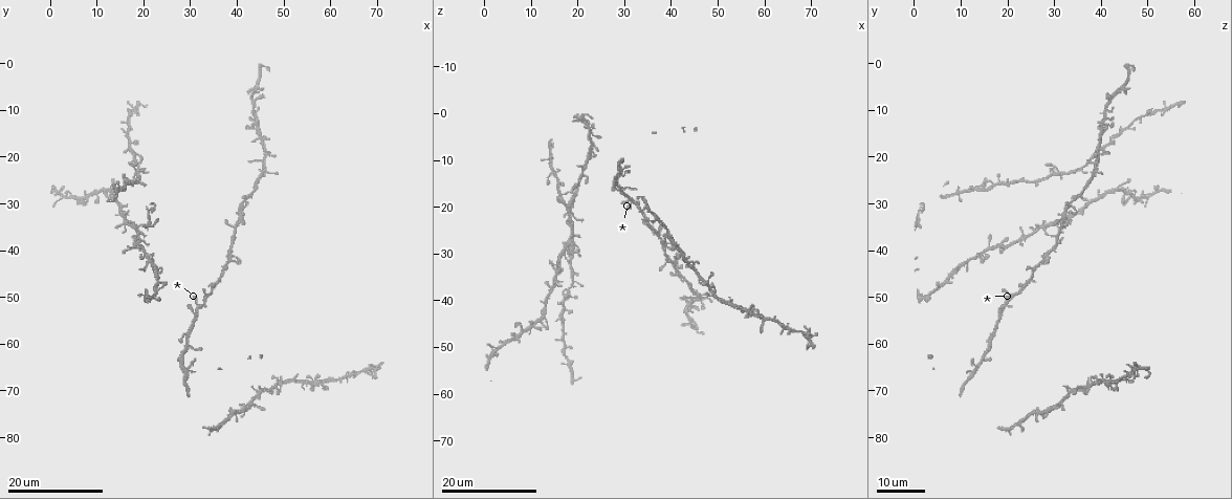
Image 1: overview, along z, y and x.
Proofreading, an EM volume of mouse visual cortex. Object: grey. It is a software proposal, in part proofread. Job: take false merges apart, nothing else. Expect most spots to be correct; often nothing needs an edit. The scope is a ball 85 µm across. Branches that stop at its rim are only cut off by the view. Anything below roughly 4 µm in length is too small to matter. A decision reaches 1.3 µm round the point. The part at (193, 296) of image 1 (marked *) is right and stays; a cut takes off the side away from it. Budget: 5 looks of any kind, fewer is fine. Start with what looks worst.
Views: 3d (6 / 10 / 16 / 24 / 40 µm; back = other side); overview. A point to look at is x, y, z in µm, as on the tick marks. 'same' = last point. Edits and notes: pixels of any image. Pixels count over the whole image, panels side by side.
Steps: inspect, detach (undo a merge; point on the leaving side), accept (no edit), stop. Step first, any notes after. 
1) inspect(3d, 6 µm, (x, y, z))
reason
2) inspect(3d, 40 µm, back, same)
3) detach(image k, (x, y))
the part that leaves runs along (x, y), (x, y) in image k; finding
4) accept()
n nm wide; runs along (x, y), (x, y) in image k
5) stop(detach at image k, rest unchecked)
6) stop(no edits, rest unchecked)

inspect(3d, 16 µm, (20.5, 42.0, 13.0))
two arms in line, one across

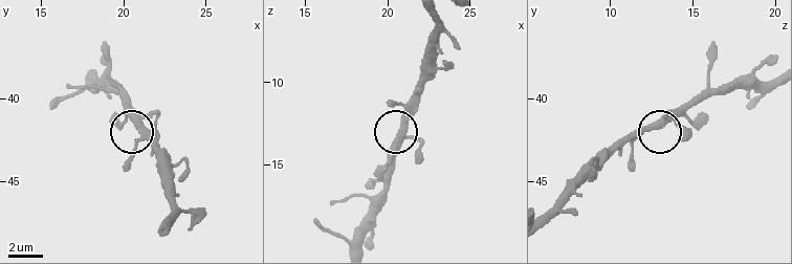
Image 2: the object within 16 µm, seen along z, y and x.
inspect(3d, 6 µm, (20.8, 41.4, 13.0))

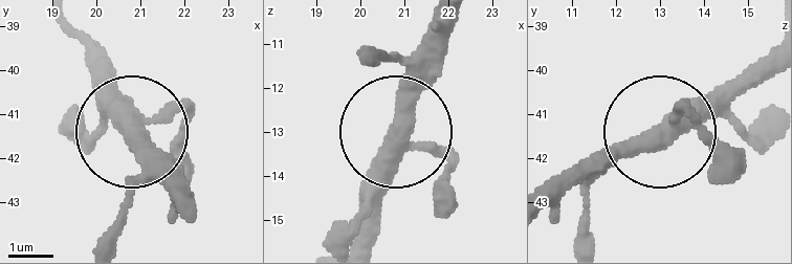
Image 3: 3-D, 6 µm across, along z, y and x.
accept()
360 nm wide; all the same neuron

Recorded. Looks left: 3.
inspect(3d, 16 µm, (29.0, 66.0, 12.5))
three-way junction

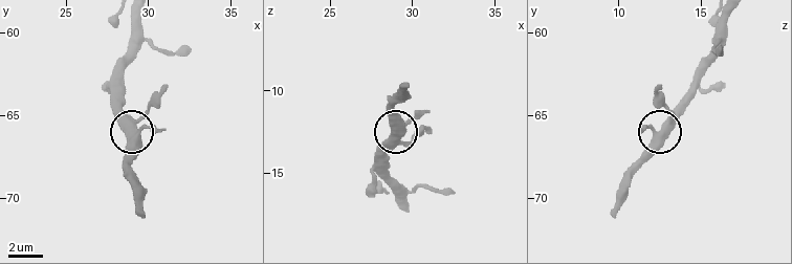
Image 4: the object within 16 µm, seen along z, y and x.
inspect(3d, 6 µm, (29.3, 66.3, 12.2))

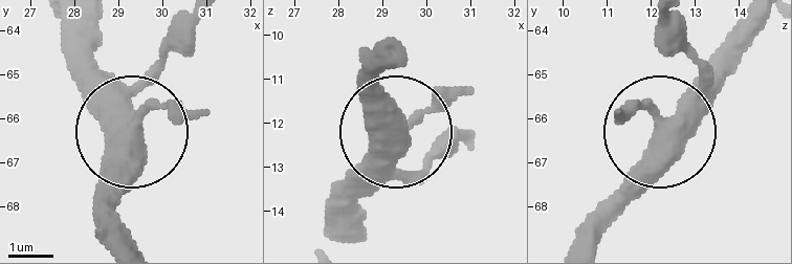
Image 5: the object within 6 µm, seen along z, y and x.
accept()
390 nm wide; runs along (98, 25), (87, 70), (132, 137), (120, 205), (128, 246) in image 5; all the same neuron

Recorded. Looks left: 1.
stop(no edits, rest unchecked)

